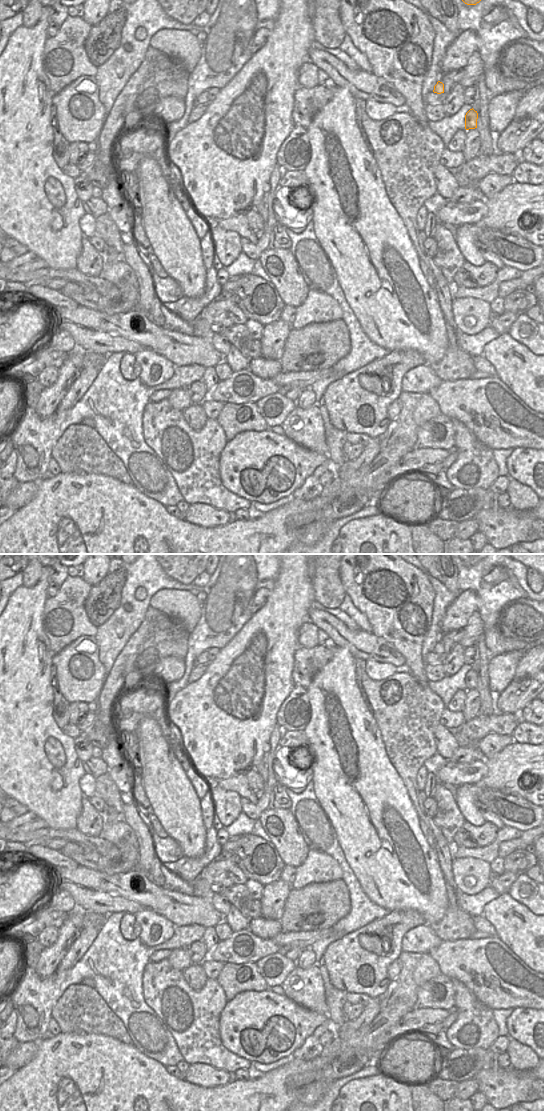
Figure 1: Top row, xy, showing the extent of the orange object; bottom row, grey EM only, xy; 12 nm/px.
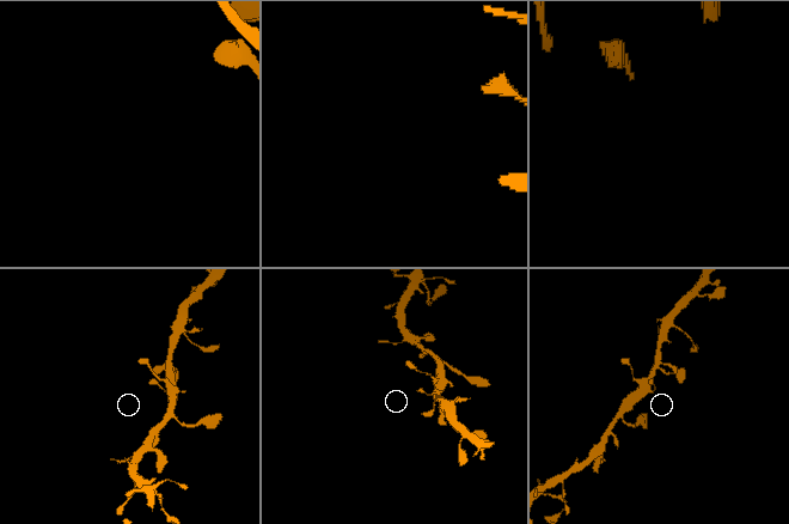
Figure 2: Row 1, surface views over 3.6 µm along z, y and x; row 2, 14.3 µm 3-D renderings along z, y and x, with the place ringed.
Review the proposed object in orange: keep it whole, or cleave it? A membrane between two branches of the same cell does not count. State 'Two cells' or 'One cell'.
One cell

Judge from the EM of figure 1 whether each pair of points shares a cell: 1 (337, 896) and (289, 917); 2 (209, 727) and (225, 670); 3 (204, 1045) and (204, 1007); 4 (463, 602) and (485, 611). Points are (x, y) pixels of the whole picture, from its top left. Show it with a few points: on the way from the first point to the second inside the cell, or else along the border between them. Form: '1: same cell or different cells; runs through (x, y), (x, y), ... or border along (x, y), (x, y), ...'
1: same cell; runs through (325, 903), (305, 909), (301, 913)
2: same cell; runs through (212, 713), (212, 689), (216, 684)
3: same cell; runs through (204, 1036), (204, 1016)
4: different cells; border along (462, 591), (471, 589), (476, 594), (478, 611)

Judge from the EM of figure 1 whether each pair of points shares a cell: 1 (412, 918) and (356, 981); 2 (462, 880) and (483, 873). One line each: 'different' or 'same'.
1: same
2: same

